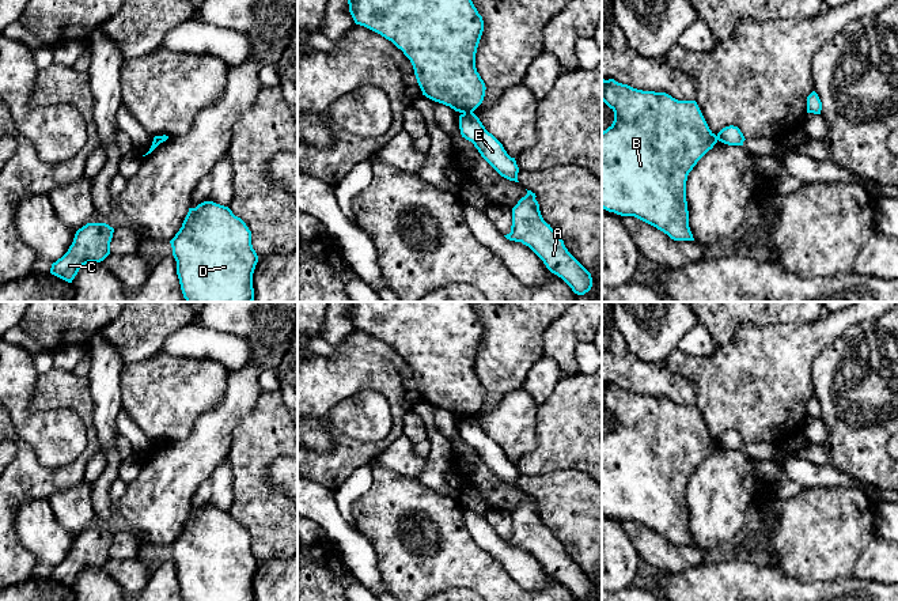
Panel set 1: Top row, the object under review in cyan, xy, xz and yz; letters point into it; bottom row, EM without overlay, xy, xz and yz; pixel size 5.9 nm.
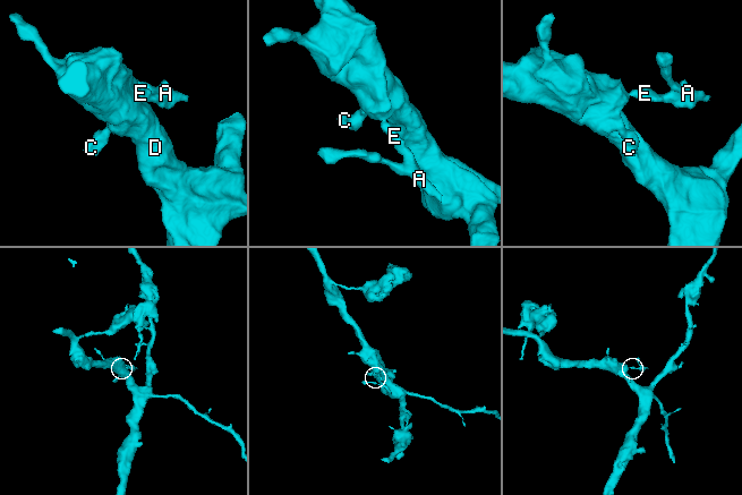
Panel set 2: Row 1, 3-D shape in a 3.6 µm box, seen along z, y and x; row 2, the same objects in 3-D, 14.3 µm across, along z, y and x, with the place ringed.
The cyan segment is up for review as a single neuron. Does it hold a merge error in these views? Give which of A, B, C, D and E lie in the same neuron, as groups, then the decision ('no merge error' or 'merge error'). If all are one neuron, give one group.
A E / B C D | merge error

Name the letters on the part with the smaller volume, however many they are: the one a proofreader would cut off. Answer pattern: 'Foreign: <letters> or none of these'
Foreign: A, E

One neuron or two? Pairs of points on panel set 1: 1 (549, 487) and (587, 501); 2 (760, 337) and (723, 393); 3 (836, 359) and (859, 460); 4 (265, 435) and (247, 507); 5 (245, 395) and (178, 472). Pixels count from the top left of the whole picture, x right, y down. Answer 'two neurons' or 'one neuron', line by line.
1: one neuron
2: one neuron
3: one neuron
4: one neuron
5: one neuron

